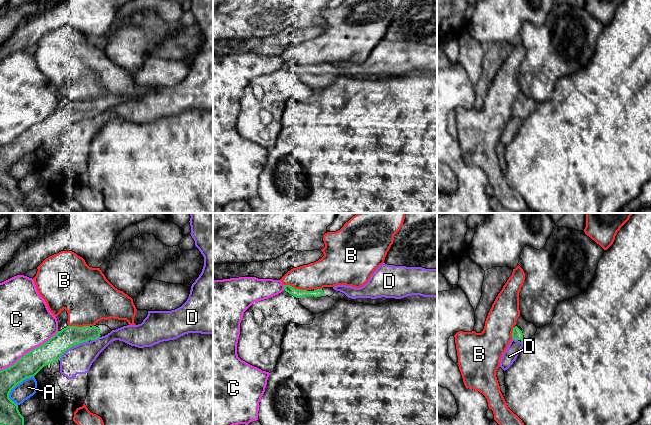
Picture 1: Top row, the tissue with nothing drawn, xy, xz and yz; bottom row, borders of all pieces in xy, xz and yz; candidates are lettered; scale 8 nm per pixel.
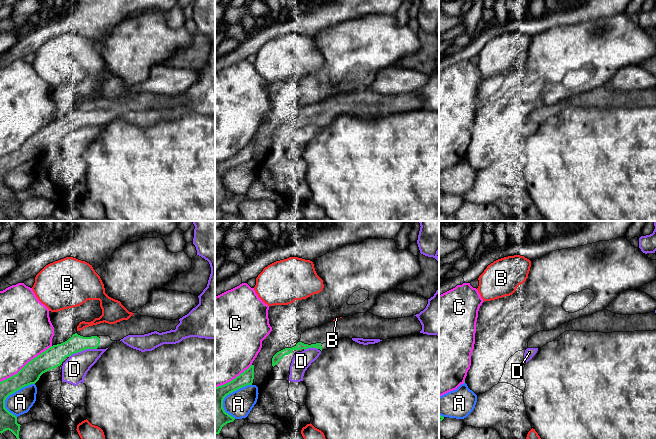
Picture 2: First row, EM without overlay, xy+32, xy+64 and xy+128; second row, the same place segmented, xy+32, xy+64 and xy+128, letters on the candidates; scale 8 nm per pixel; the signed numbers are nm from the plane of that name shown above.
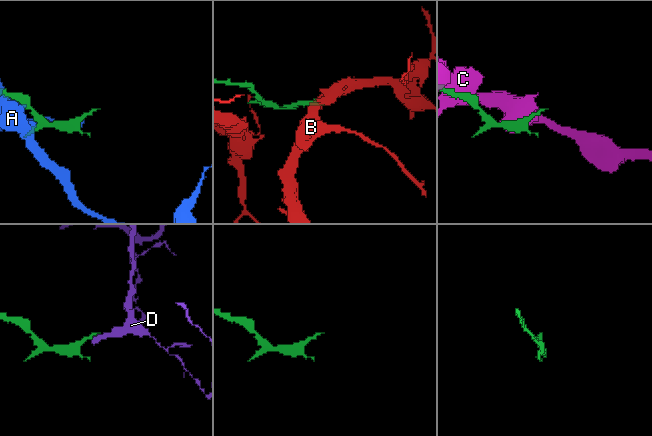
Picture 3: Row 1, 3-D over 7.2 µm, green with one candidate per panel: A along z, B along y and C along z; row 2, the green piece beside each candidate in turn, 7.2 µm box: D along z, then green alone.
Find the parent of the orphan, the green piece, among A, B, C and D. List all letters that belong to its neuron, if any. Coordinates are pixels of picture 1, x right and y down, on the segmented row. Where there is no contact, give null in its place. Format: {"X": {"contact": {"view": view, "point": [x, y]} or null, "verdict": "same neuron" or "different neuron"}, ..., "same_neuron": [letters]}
{"A": {"contact": {"view": "xy", "point": [14, 386]}, "verdict": "different neuron"}, "B": {"contact": {"view": "xz", "point": [294, 288]}, "verdict": "different neuron"}, "C": {"contact": {"view": "xy", "point": [30, 351]}, "verdict": "different neuron"}, "D": {"contact": {"view": "xy", "point": [72, 346]}, "verdict": "different neuron"}, "same_neuron": []}

